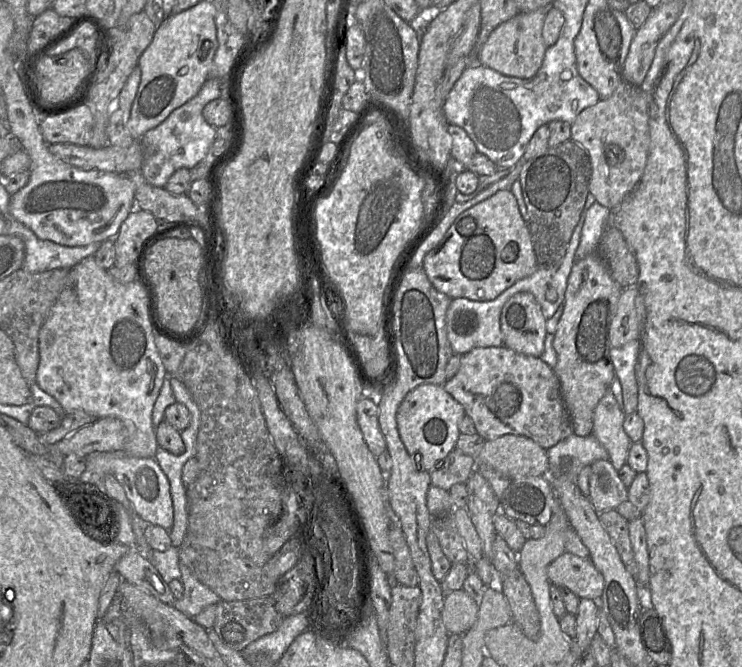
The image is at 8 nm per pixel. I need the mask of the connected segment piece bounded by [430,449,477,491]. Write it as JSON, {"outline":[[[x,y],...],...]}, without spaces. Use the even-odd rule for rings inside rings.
{"outline":[[[453,449],[444,458],[443,466],[430,473],[431,484],[448,491],[455,484],[465,484],[476,467],[475,456]]]}

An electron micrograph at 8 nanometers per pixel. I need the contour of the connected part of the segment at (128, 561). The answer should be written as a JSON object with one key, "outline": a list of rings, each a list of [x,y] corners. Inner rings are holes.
{"outline":[[[132,548],[116,564],[115,570],[125,580],[146,591],[163,603],[172,605],[175,597],[169,584],[138,549]]]}

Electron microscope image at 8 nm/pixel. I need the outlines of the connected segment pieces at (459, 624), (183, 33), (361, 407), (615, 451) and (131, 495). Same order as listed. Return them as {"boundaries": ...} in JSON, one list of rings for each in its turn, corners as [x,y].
{"boundaries":[[[[464,590],[445,594],[442,619],[449,635],[464,635],[475,624],[479,604]]],[[[201,1],[185,11],[172,14],[156,28],[151,43],[144,50],[137,63],[141,70],[141,80],[128,121],[128,130],[135,140],[140,140],[147,131],[161,124],[172,111],[192,99],[209,78],[218,48],[215,16],[214,5],[207,1]]],[[[362,397],[356,405],[356,418],[371,453],[378,457],[386,451],[385,438],[379,427],[379,405],[369,397]]],[[[608,390],[595,408],[592,435],[607,450],[616,471],[627,463],[632,444],[623,427],[625,417],[613,392]]],[[[126,457],[118,459],[112,467],[112,474],[123,487],[134,511],[148,524],[160,526],[169,531],[173,525],[173,504],[167,476],[154,458]]]]}

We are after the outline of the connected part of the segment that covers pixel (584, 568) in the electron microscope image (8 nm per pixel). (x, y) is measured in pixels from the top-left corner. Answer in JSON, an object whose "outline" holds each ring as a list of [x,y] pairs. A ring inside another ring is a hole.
{"outline":[[[565,552],[548,566],[551,585],[567,588],[580,599],[598,601],[604,589],[604,577],[590,558]]]}

